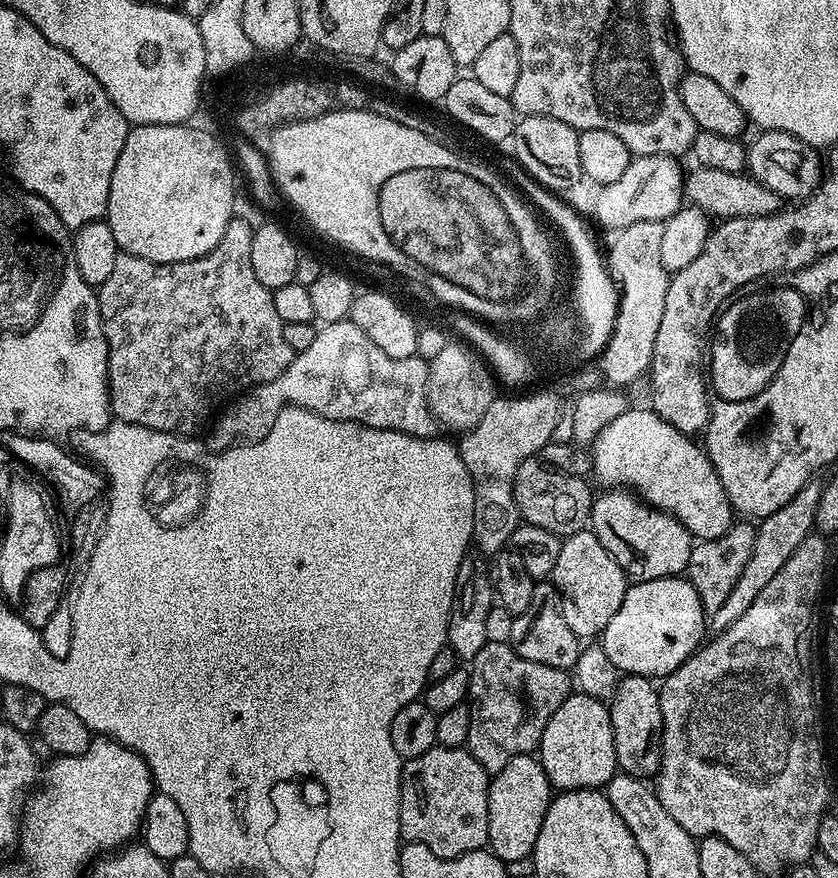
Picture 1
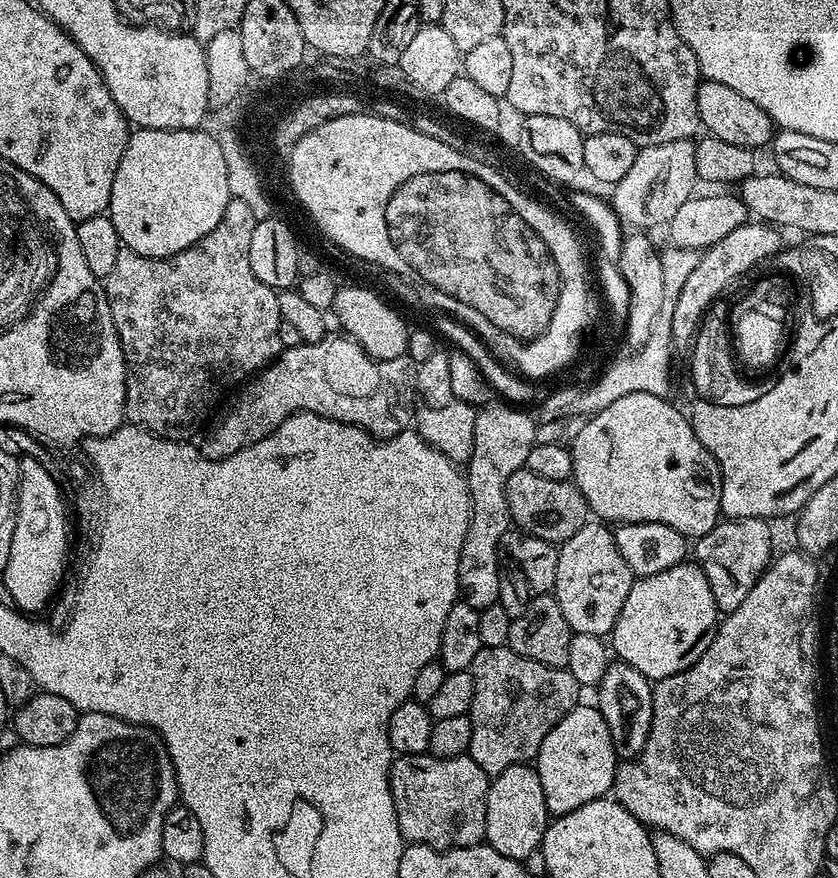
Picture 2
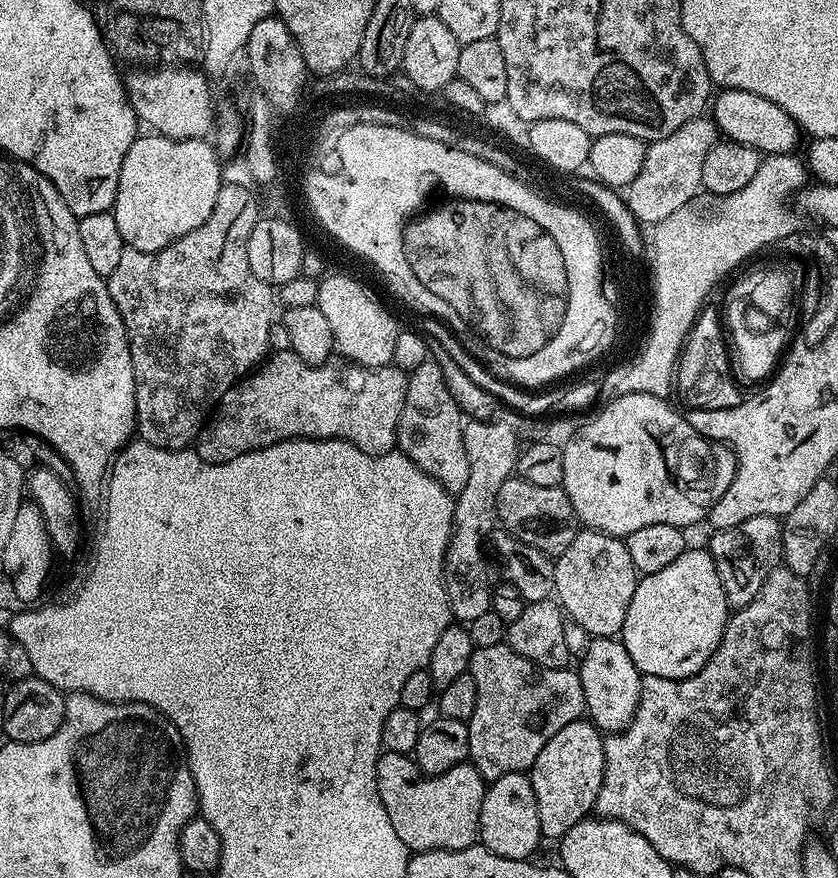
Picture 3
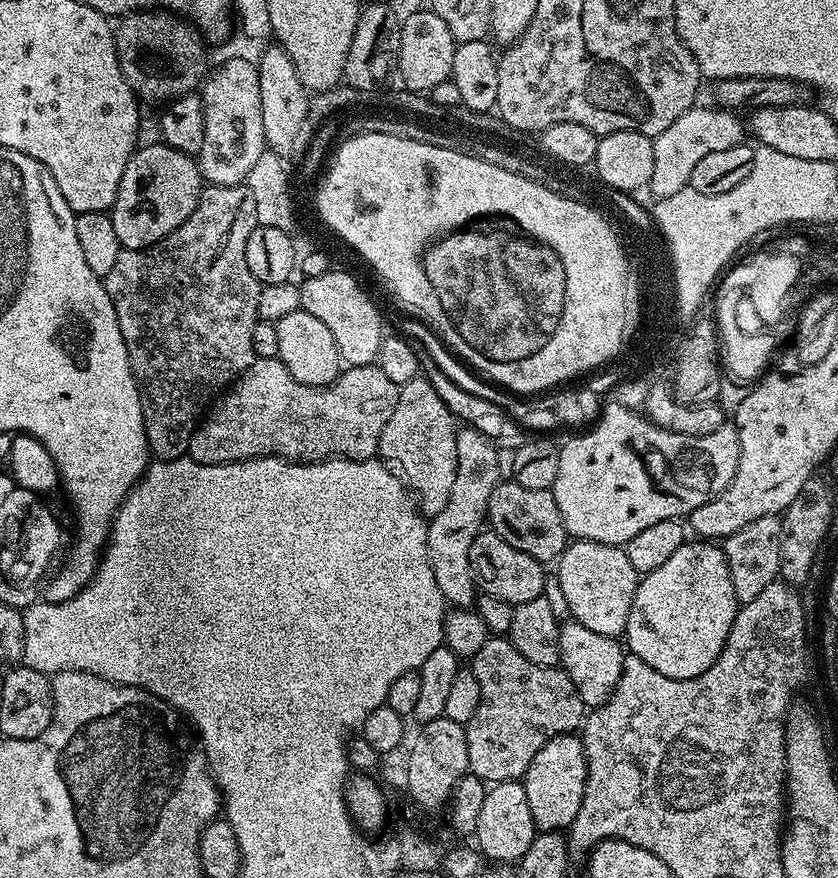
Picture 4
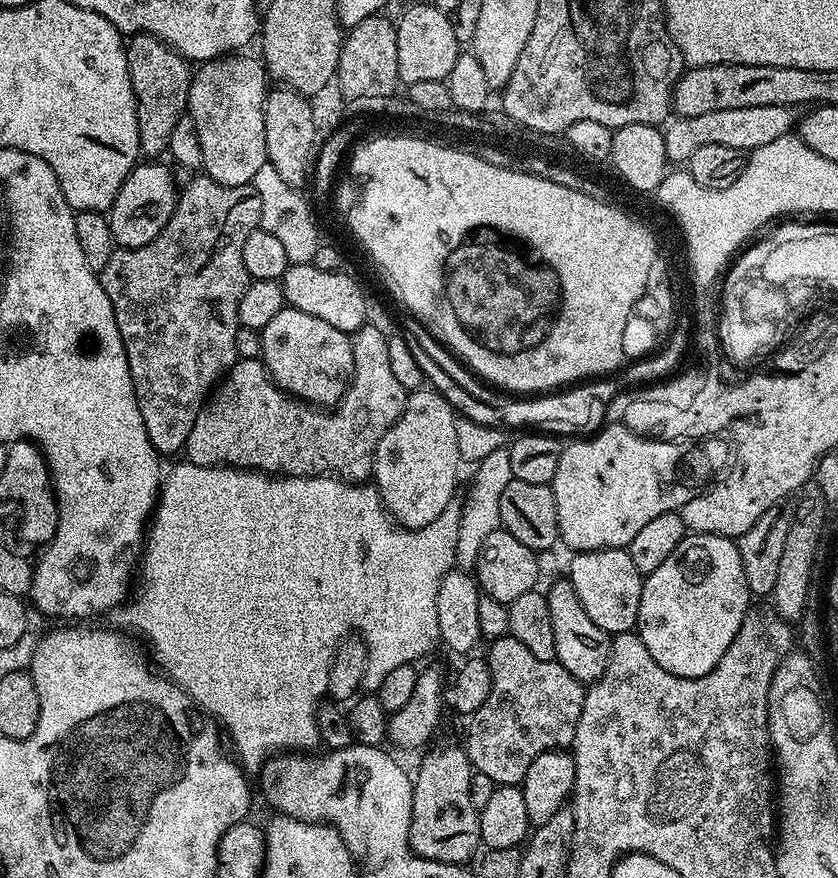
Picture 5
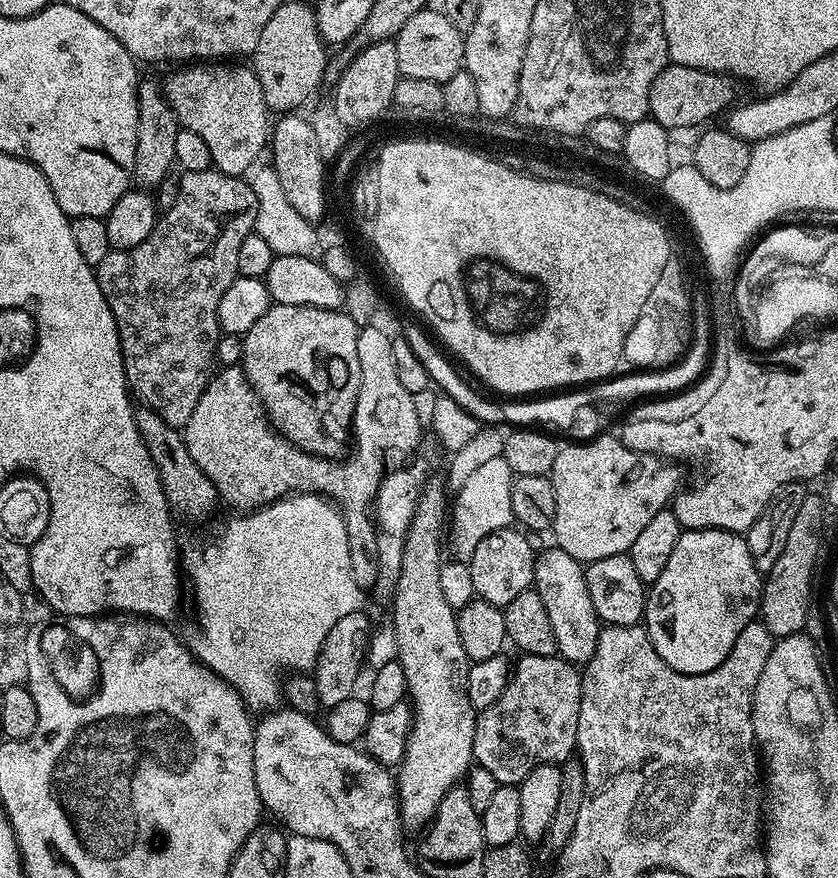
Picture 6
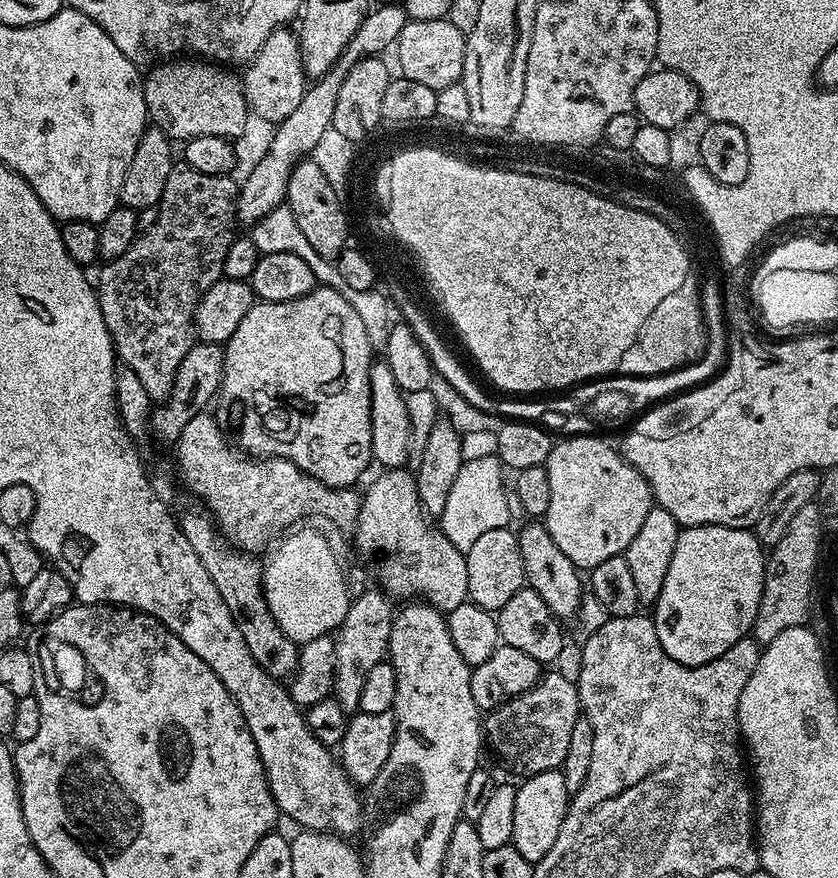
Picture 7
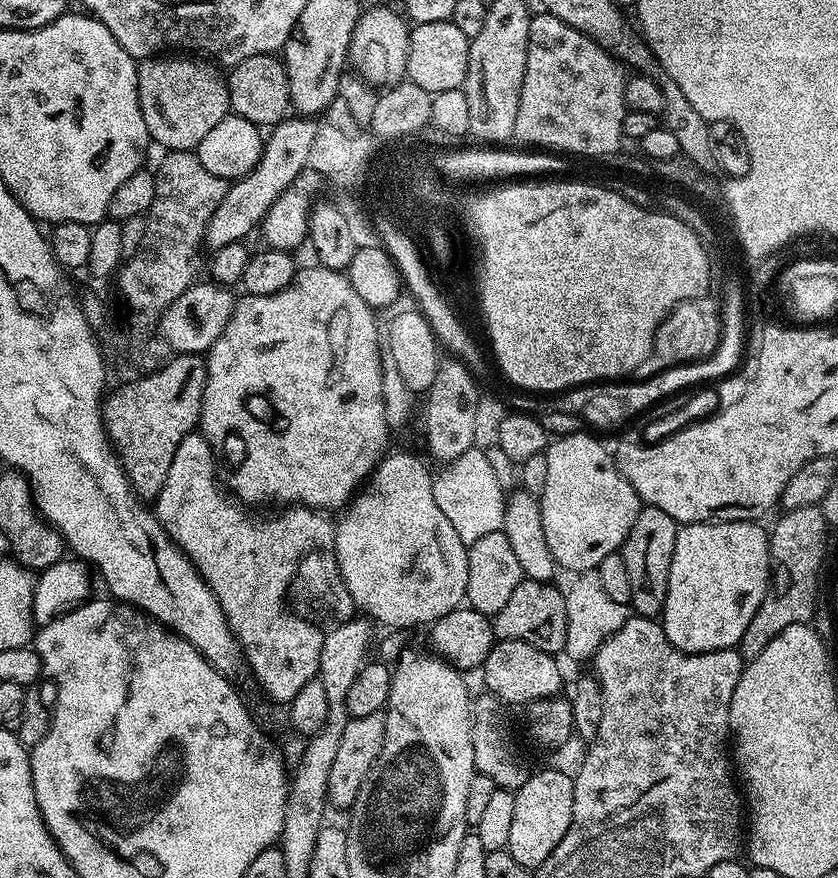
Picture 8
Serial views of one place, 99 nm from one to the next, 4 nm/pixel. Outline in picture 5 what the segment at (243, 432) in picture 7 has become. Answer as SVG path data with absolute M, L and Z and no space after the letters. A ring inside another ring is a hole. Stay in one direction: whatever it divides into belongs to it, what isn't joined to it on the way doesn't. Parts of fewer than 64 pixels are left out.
M285 307L264 328L259 329L260 354L272 380L284 392L289 392L296 399L313 406L335 406L348 392L352 383L354 370L354 344L349 333L330 326L330 322L322 322L322 318L314 318L314 314L306 314L297 308Z

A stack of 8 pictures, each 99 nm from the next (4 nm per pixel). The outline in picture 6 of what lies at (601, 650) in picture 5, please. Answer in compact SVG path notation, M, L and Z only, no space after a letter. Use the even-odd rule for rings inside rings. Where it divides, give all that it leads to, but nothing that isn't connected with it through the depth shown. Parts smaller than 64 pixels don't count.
M559 546L551 547L537 555L532 579L534 591L538 598L542 598L542 606L546 606L558 655L572 664L583 666L594 654L602 624L596 619L594 602L590 602L590 590L586 590L585 565Z

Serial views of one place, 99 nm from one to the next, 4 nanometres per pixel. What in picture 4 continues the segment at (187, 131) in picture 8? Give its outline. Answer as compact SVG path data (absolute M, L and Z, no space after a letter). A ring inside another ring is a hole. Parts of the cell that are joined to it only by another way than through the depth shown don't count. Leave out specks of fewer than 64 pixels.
M238 56L218 65L204 78L200 97L203 102L202 150L196 157L201 179L210 186L245 183L252 168L266 151L265 128L262 126L261 95L256 64Z

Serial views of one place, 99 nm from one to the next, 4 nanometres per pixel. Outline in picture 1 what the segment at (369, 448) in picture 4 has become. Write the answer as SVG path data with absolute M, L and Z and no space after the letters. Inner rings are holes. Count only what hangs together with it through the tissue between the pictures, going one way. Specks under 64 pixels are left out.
M351 318L324 324L314 342L307 350L295 353L290 366L278 378L256 384L235 397L211 421L206 447L210 452L222 452L253 444L270 434L278 414L289 406L305 408L327 420L355 420L357 424L389 428L411 436L433 435L434 417L428 408L428 361L418 355L390 358L382 346L374 346L358 330Z

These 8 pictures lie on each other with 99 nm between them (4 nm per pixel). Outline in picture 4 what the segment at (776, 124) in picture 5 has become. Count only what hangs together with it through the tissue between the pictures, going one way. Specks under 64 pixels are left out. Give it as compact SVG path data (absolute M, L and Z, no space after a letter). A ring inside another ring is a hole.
M694 106L686 110L682 118L677 118L671 126L666 126L666 130L662 130L662 134L653 139L654 174L648 183L653 197L678 194L678 190L689 187L690 174L694 174L694 166L698 166L698 161L706 158L706 154L714 154L714 150L730 150L730 146L745 143L746 124L743 119L739 120L736 117L739 115L735 111L725 110L719 106L700 107Z

